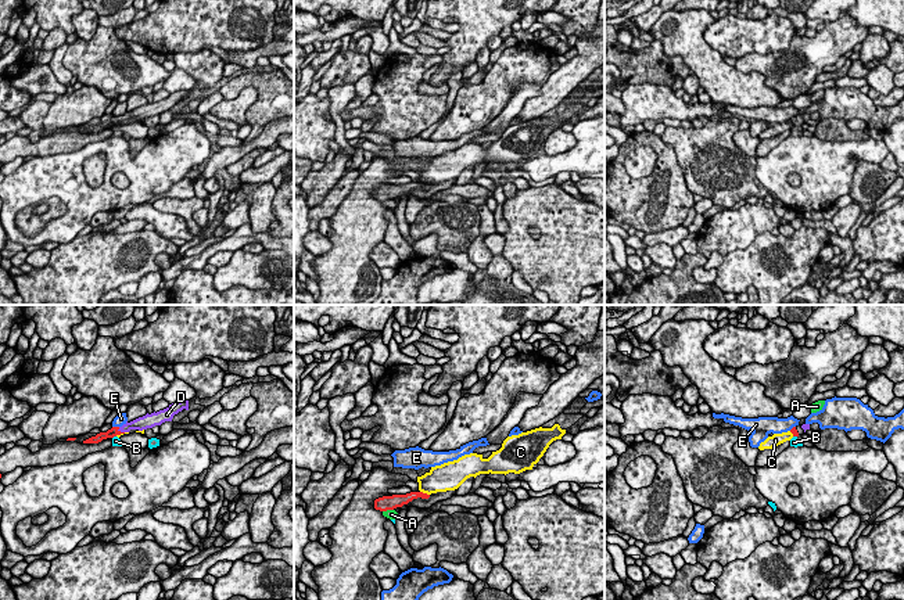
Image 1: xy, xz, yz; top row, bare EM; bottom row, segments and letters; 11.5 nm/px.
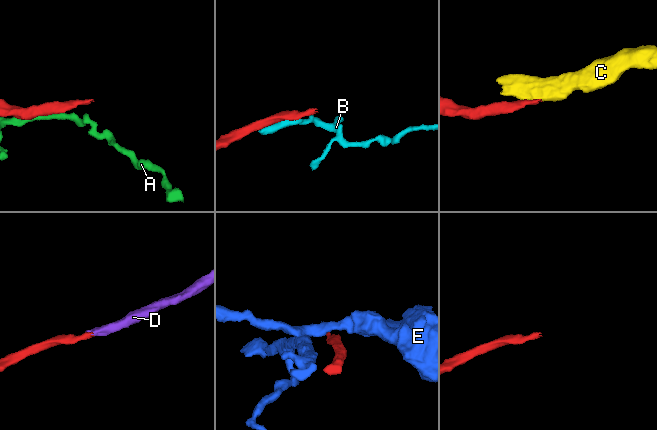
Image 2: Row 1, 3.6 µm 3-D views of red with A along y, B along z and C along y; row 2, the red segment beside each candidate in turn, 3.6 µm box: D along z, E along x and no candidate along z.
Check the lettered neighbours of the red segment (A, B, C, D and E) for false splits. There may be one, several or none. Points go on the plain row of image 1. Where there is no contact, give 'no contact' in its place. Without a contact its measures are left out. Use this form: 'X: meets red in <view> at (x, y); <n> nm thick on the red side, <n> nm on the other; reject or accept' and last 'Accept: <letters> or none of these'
A: meets red in xz at (387, 198); 170 nm thick on the red side, 120 nm on the other; reject
B: meets red in xy at (114, 125); 100 nm thick on the red side, 100 nm on the other; reject
C: meets red in xz at (424, 183); 130 nm thick on the red side, 300 nm on the other; reject
D: meets red in xy at (119, 121); 100 nm thick on the red side, 130 nm on the other; accept
E: meets red in xy at (115, 117); 100 nm thick on the red side, 140 nm on the other; reject
Accept: D

